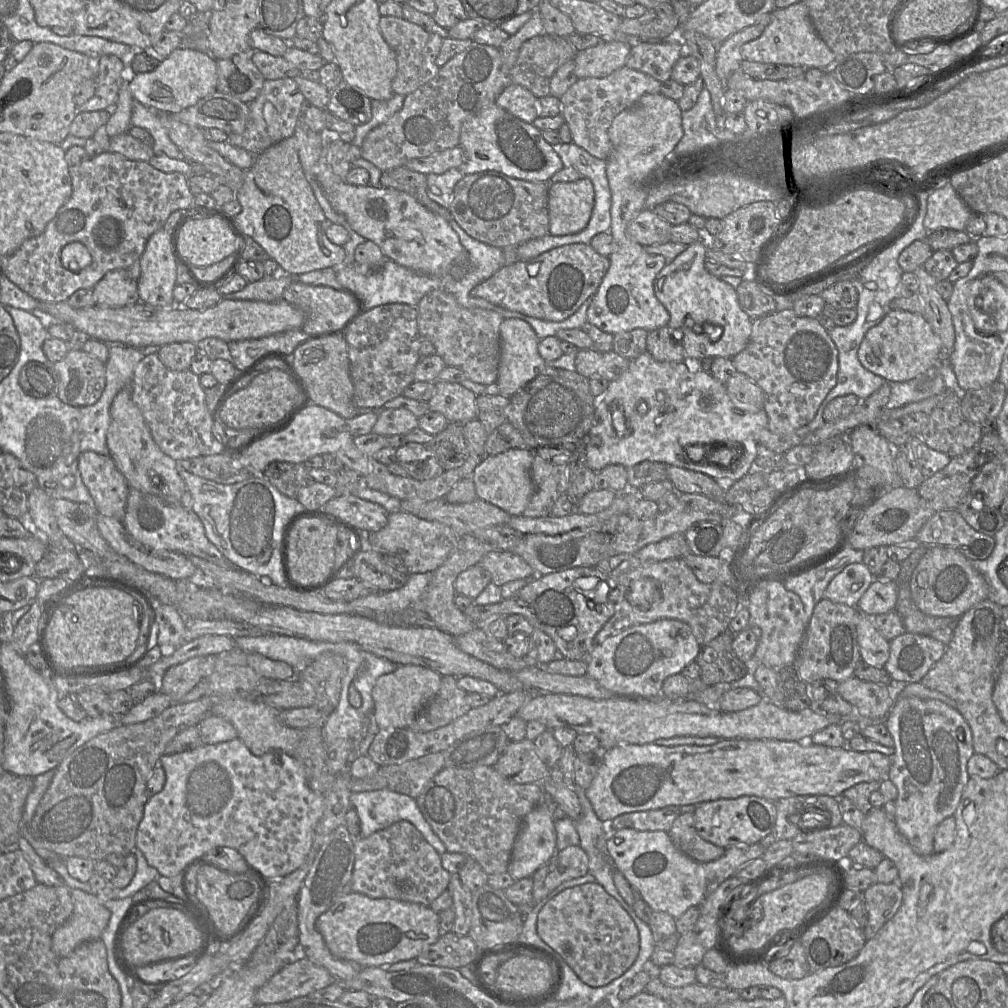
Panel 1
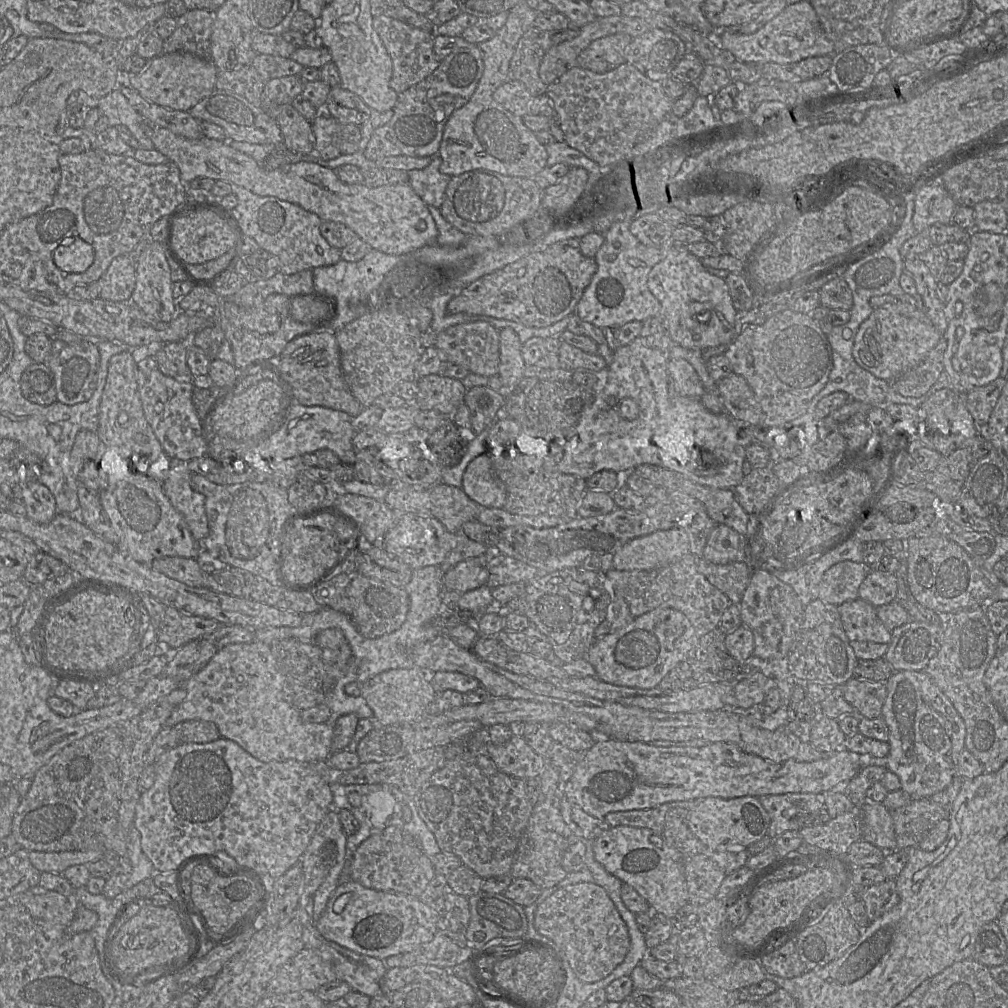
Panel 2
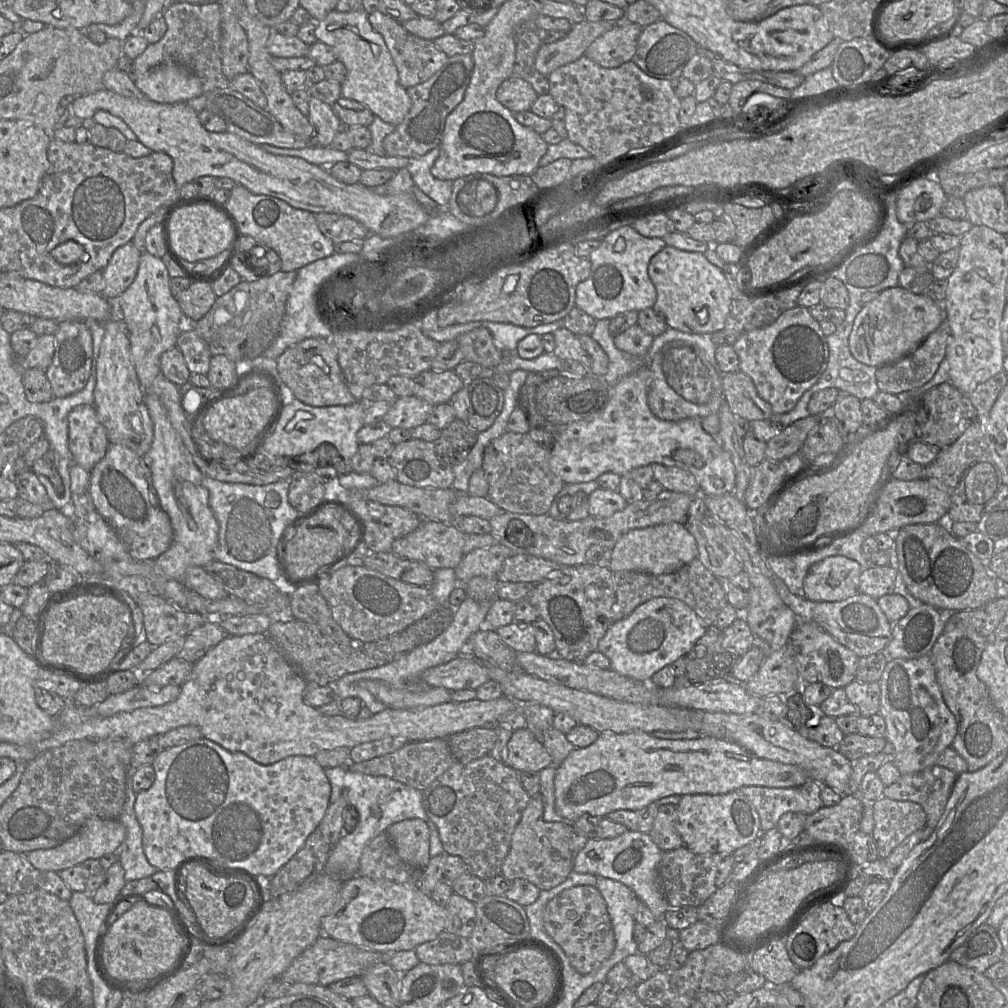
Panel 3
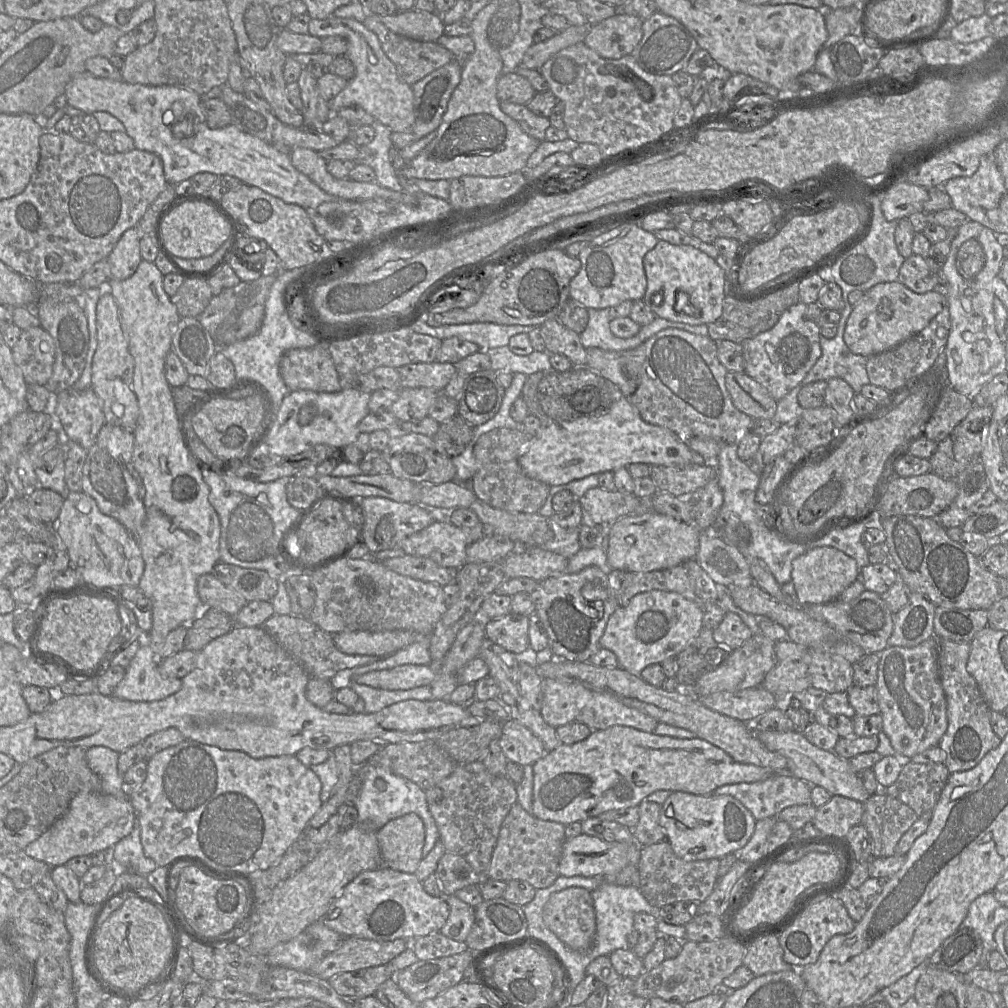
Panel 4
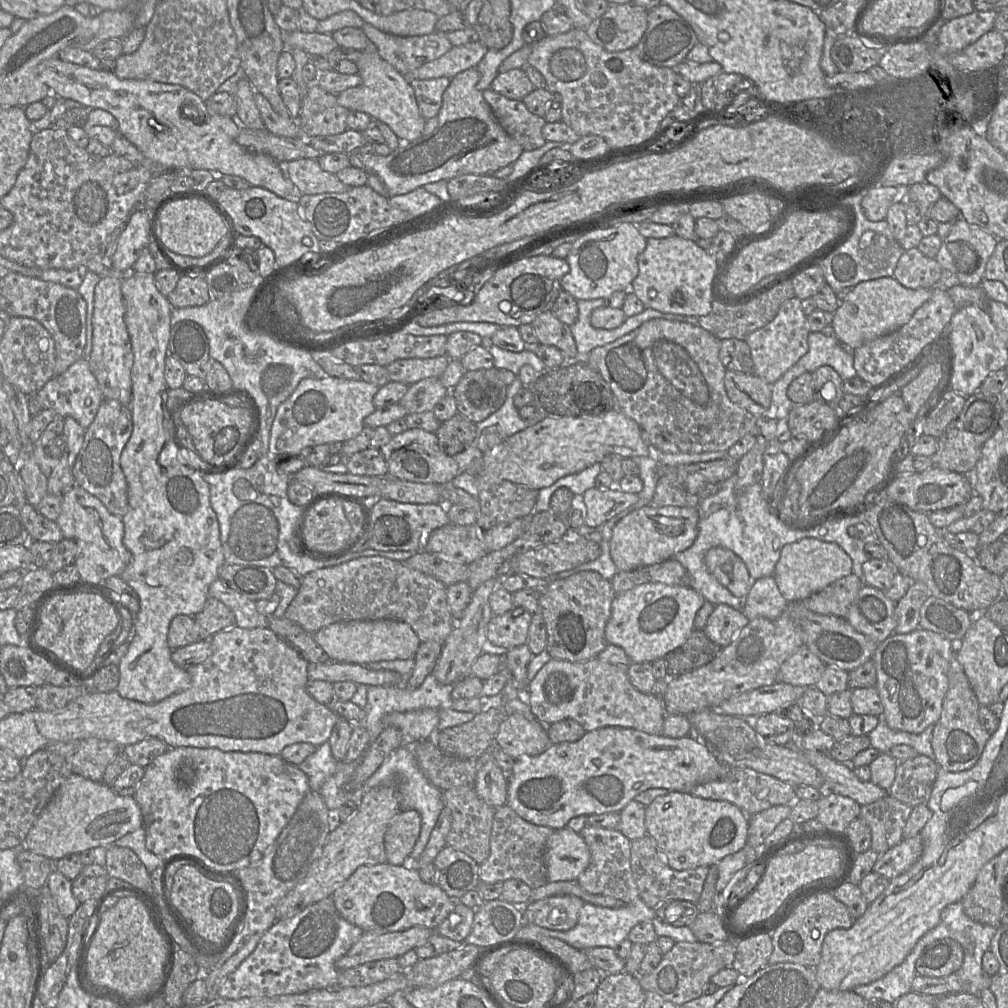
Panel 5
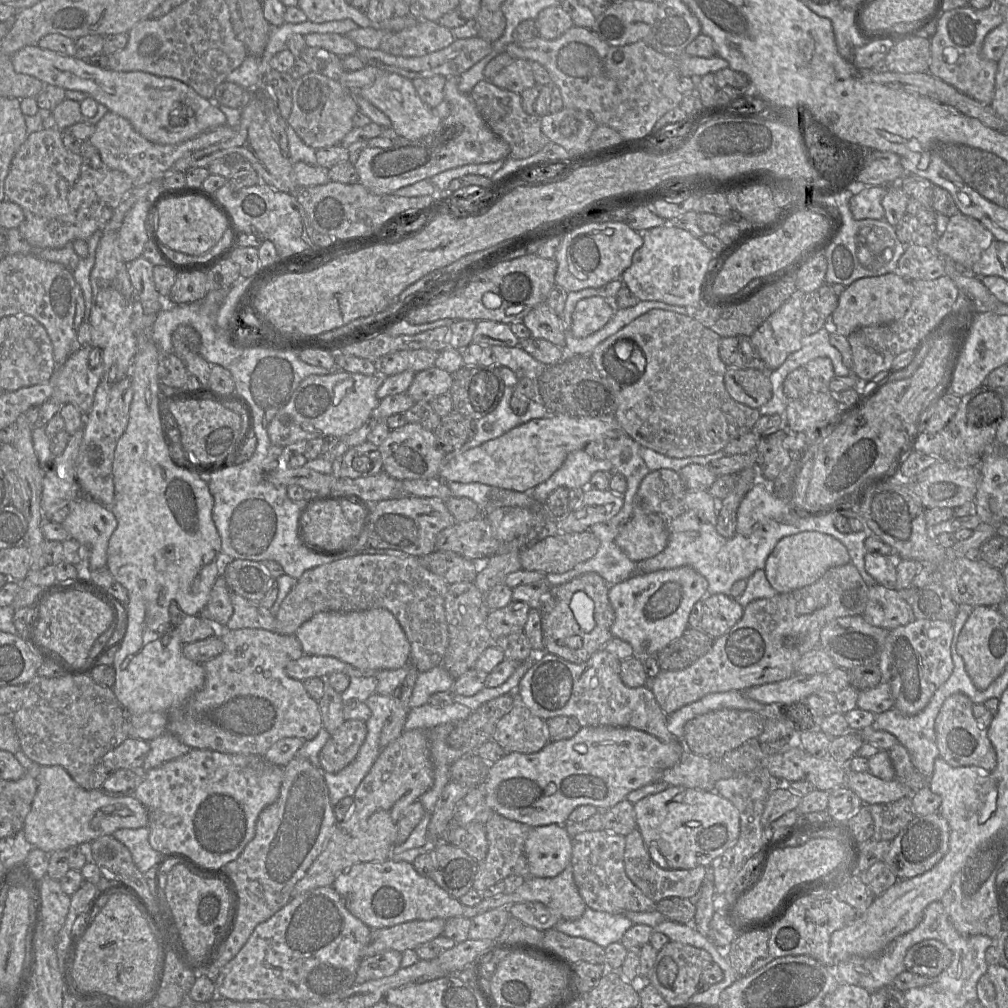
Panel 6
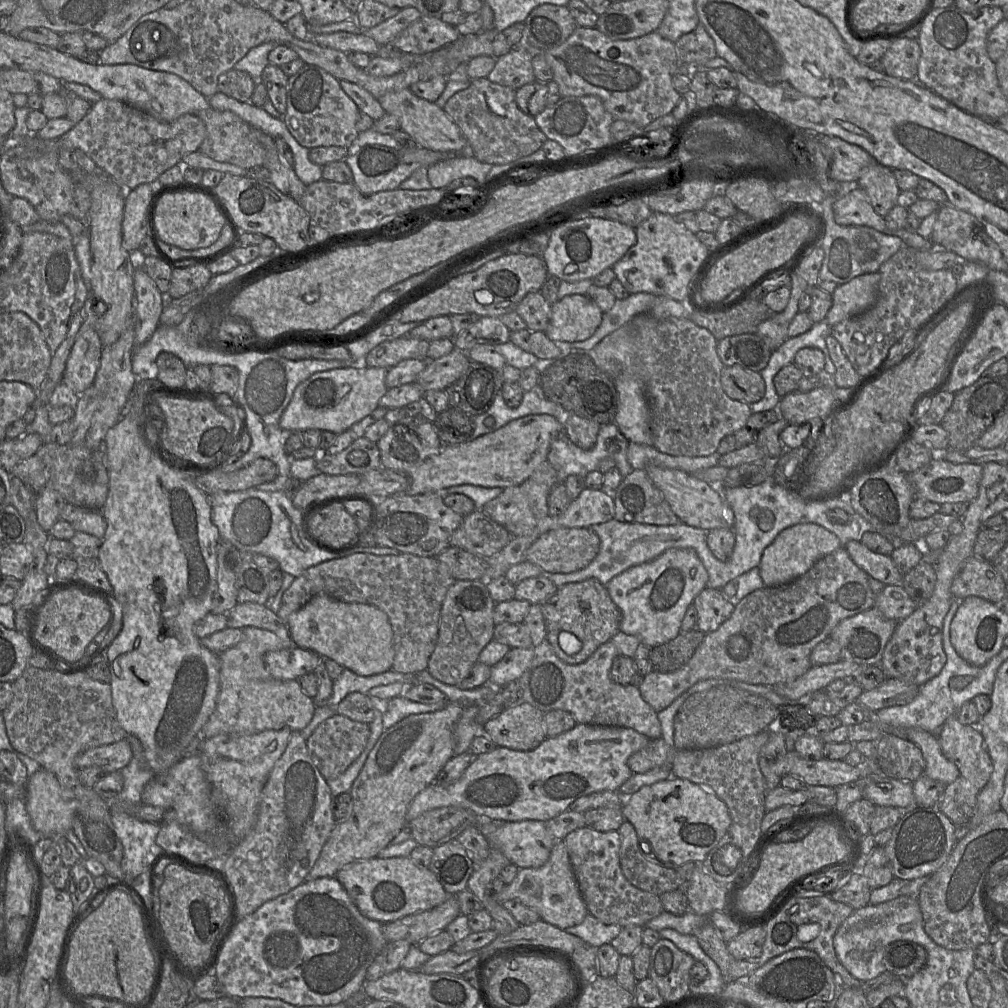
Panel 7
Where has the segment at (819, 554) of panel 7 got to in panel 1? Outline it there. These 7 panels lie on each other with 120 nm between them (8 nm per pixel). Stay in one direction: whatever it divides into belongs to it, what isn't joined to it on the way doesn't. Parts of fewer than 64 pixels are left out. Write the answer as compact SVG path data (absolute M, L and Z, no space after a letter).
M864 563L849 564L833 577L823 597L835 603L857 607L858 601L874 579L875 576Z

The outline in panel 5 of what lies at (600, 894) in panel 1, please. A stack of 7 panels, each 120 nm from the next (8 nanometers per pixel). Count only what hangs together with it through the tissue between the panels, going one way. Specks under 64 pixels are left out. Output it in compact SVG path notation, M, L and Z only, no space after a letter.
M555 895L521 906L526 923L556 931L575 927L584 901L574 895Z

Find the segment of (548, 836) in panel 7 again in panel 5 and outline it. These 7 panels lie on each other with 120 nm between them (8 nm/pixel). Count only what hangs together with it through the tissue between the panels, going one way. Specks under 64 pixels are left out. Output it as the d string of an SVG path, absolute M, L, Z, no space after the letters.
M568 827L556 829L546 842L549 882L576 881L590 862L590 851L579 833Z

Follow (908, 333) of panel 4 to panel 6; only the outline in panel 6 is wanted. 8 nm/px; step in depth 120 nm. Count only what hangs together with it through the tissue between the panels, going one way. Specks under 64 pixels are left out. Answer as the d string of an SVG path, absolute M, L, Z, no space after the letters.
M896 272L855 280L838 297L838 306L831 315L835 333L848 337L859 328L884 325L898 320L909 309L912 298L910 280Z

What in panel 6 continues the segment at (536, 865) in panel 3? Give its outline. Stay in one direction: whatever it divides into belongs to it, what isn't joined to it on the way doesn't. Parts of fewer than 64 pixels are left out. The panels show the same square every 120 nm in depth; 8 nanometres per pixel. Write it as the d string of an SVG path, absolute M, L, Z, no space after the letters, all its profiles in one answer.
M494 813L484 824L488 851L485 858L478 862L478 870L472 888L482 892L499 881L503 881L510 875L529 877L529 867L525 856L524 844L531 830L531 826L508 819Z

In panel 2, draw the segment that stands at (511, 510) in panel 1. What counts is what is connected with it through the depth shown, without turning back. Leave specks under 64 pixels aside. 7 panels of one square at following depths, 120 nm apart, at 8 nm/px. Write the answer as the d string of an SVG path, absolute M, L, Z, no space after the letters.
M490 454L480 455L469 464L463 476L462 489L482 507L505 507L507 490L495 473Z

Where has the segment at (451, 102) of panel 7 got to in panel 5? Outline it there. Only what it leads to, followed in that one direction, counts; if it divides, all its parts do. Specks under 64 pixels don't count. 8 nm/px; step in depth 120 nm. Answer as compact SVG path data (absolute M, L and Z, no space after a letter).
M490 88L482 91L494 116L505 132L515 139L524 151L536 150L547 142L542 134L544 117L531 113L523 100L509 99Z

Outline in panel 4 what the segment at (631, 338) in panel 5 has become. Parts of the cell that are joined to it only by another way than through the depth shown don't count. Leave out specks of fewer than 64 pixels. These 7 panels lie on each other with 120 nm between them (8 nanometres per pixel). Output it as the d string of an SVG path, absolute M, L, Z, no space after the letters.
M667 328L634 349L606 351L588 348L586 357L587 366L618 386L623 397L637 408L644 421L671 430L685 443L692 438L699 438L737 445L750 432L753 419L733 405L725 385L728 371L718 359L716 342L709 336Z

